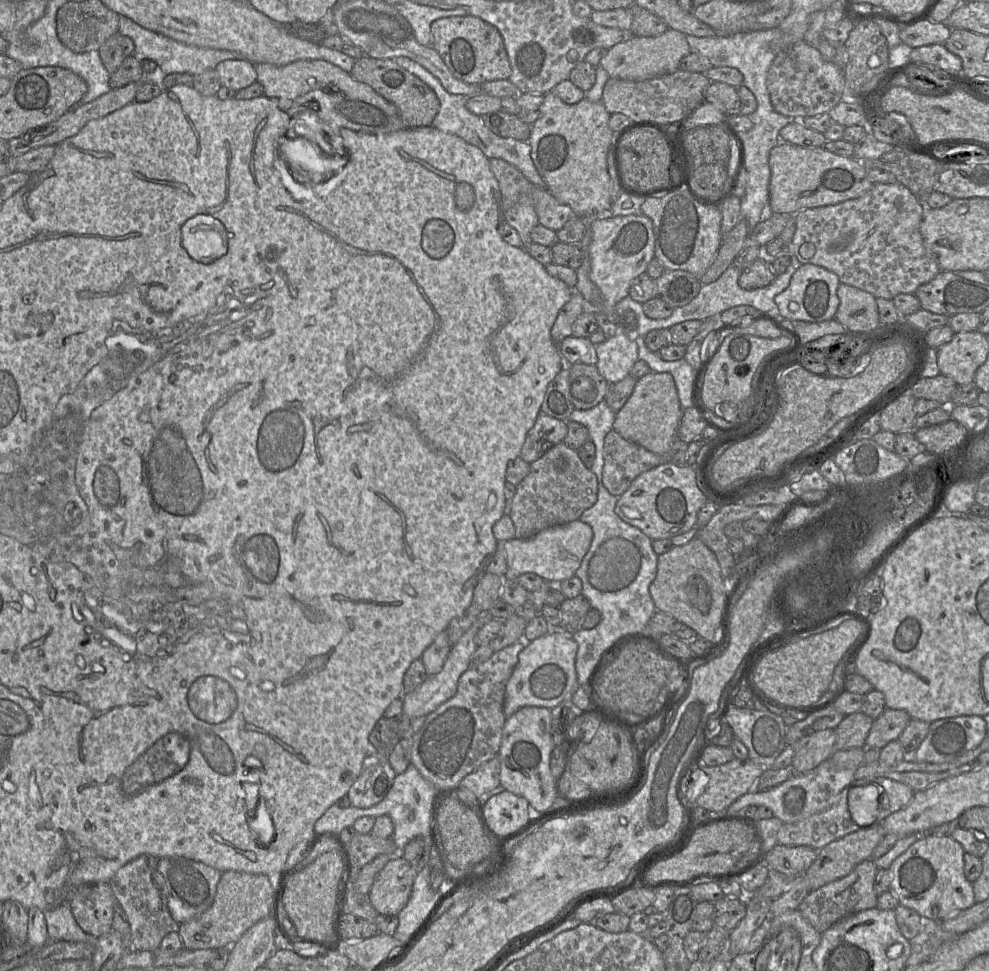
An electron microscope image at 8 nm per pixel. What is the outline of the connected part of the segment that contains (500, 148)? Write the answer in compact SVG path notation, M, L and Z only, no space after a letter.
M397 57L393 60L399 66L421 79L436 93L440 102L440 108L432 122L432 126L434 128L461 137L466 142L481 149L481 151L488 159L500 158L505 160L521 171L530 182L540 188L546 189L546 183L544 182L532 161L531 145L529 144L528 140L521 141L510 137L504 138L498 136L485 126L480 115L476 115L467 109L466 102L469 99L467 95L449 93L444 89L441 82L433 74L431 74L422 65L410 58Z

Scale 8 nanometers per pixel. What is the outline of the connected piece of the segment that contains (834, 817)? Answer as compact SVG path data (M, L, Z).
M845 788L838 795L835 803L823 811L795 823L784 823L778 831L778 844L784 846L808 846L820 850L829 843L860 830L861 827L853 821L848 809L848 788Z

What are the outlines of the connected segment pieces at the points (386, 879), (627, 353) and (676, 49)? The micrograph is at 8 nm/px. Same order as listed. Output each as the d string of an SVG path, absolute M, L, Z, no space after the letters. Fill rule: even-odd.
M403 857L389 861L368 893L378 914L398 915L409 901L417 870Z
M617 333L595 347L595 366L609 384L624 379L639 360L636 338L623 333Z
M667 29L659 36L633 36L627 41L615 44L601 58L599 66L607 71L610 78L643 81L676 72L681 59L690 52L686 35L677 30Z

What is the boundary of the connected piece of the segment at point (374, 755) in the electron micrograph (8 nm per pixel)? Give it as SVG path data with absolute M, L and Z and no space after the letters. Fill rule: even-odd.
M372 745L371 753L363 761L360 775L347 793L351 805L370 808L378 804L386 797L395 777L388 757L378 754Z

